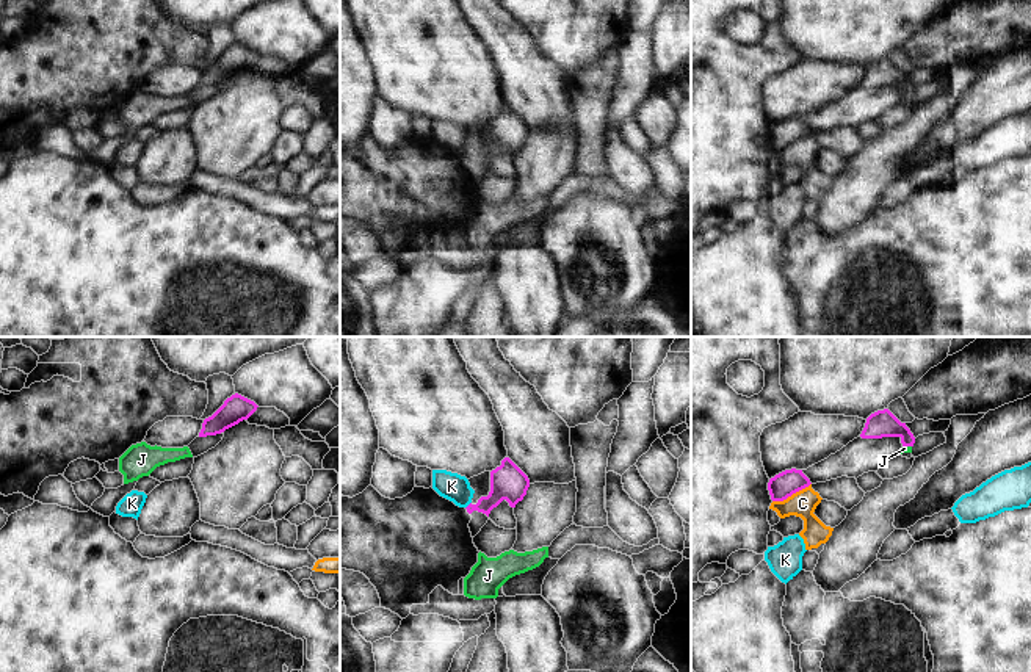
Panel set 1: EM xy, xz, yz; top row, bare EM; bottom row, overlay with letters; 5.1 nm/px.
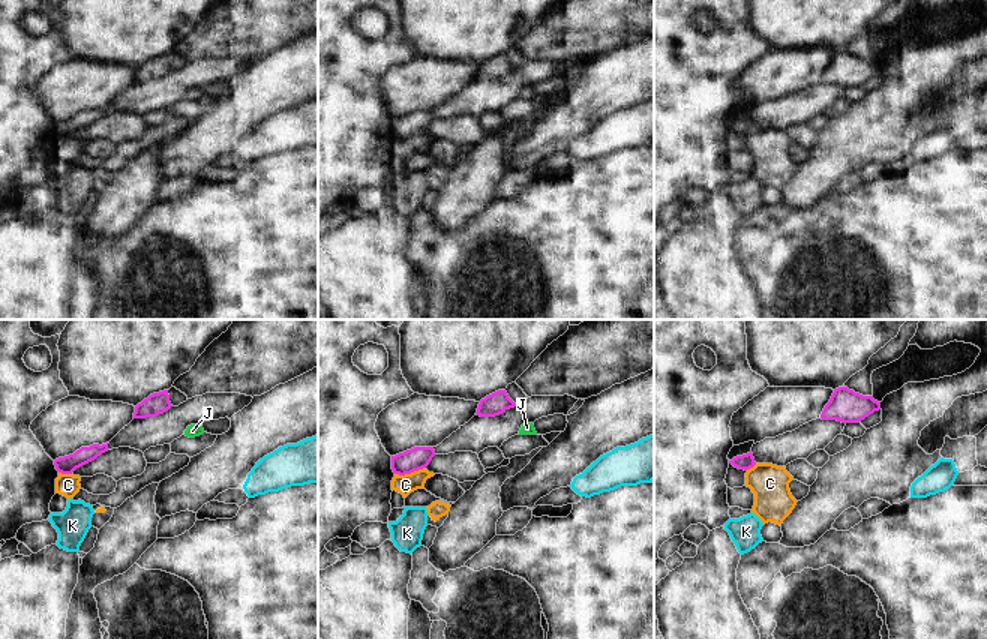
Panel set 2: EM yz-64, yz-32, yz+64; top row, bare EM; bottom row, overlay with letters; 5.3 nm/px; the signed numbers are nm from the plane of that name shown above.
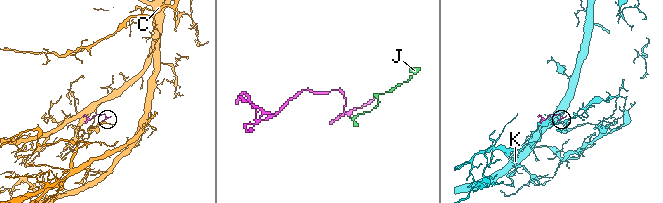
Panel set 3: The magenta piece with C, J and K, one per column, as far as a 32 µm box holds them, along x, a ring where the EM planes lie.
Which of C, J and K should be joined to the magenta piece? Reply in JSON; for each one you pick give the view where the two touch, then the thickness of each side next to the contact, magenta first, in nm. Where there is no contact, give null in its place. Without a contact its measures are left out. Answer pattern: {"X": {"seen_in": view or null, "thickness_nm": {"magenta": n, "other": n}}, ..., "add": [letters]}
{"J": {"seen_in": "yz", "thickness_nm": {"magenta": 140, "other": 30}}, "add": ["J"]}

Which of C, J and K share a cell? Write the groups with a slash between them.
C / J / K

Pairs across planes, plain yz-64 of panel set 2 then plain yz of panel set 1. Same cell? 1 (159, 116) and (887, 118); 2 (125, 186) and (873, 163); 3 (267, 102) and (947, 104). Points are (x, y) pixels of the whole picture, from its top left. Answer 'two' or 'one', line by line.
1: two
2: one
3: two

